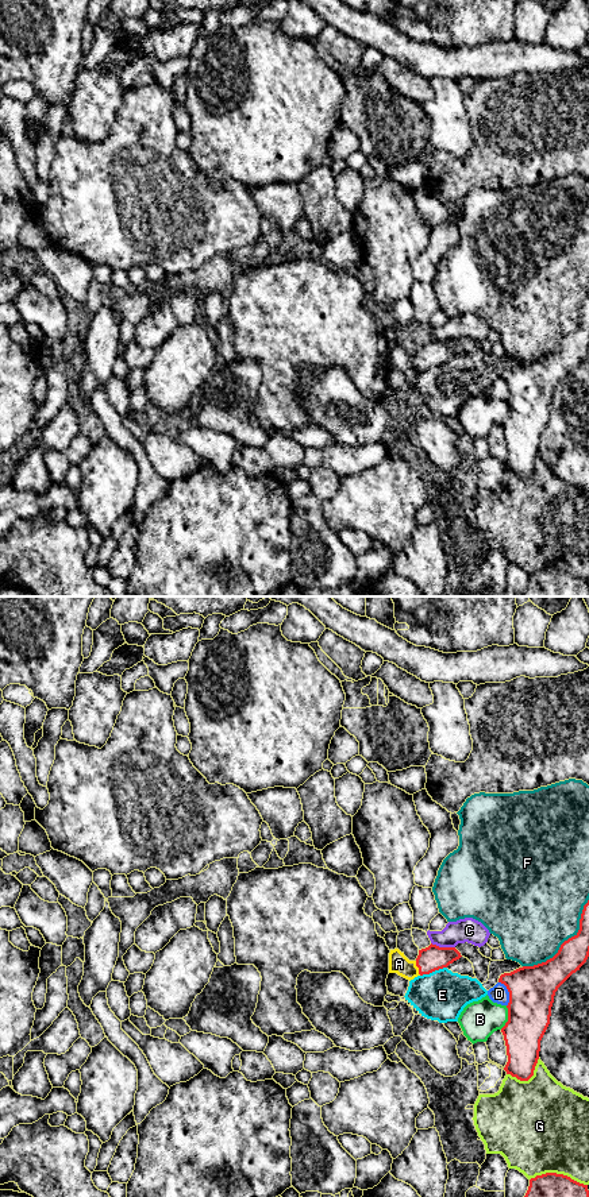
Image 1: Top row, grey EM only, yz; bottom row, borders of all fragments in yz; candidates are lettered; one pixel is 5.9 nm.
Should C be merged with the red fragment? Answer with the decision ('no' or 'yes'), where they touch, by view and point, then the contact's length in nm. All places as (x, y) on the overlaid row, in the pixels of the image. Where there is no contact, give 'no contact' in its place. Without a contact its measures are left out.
no; contact yz (443, 948); length 150 nm

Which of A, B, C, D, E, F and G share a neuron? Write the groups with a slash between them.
A / B / C / D / E / F / G

